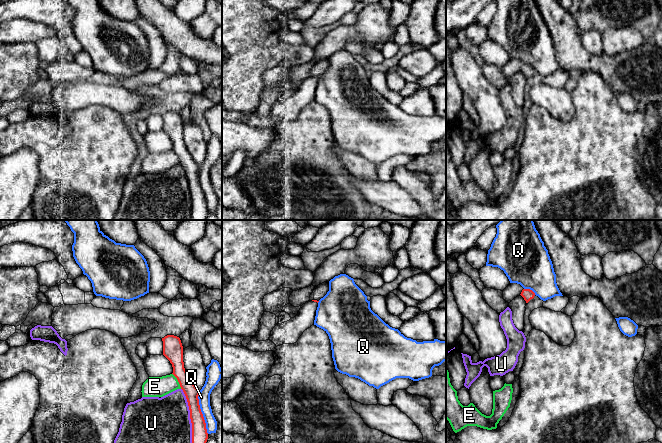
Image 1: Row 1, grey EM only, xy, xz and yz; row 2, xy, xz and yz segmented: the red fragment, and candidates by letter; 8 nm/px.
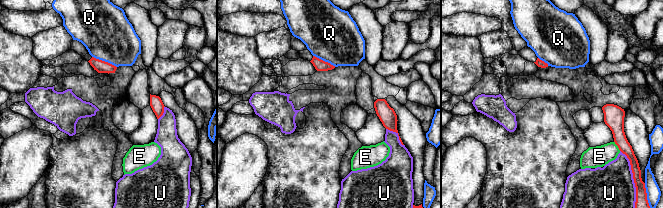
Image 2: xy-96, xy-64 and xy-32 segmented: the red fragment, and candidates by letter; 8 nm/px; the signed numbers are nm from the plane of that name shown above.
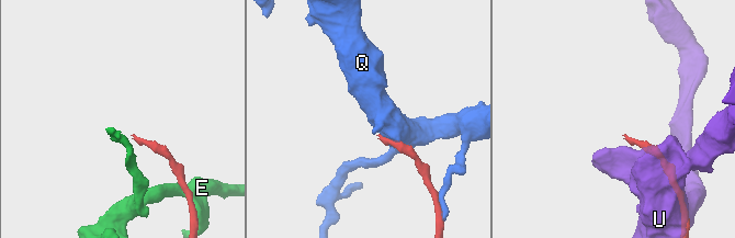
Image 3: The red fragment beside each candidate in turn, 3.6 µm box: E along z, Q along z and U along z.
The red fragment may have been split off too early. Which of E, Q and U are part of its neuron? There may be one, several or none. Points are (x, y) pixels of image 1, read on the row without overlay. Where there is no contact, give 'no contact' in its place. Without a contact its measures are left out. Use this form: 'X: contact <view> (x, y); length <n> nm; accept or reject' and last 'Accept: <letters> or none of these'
E: contact xy (178, 157); length 150 nm; reject
Q: contact xy (201, 188); length 360 nm; reject
U: contact xy (190, 192); length 460 nm; reject
Accept: none of these

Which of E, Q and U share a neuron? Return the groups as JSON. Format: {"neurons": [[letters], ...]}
{"neurons": [["E"], ["Q"], ["U"]]}

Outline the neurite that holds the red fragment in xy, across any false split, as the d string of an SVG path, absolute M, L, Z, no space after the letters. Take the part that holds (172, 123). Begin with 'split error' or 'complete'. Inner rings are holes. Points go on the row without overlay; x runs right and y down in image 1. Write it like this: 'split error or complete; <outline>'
complete; M167 111L162 114L163 131L170 137L173 143L173 151L177 154L183 166L192 199L192 220L206 220L208 209L206 199L199 181L199 166L189 154L183 138L183 122L179 113Z

